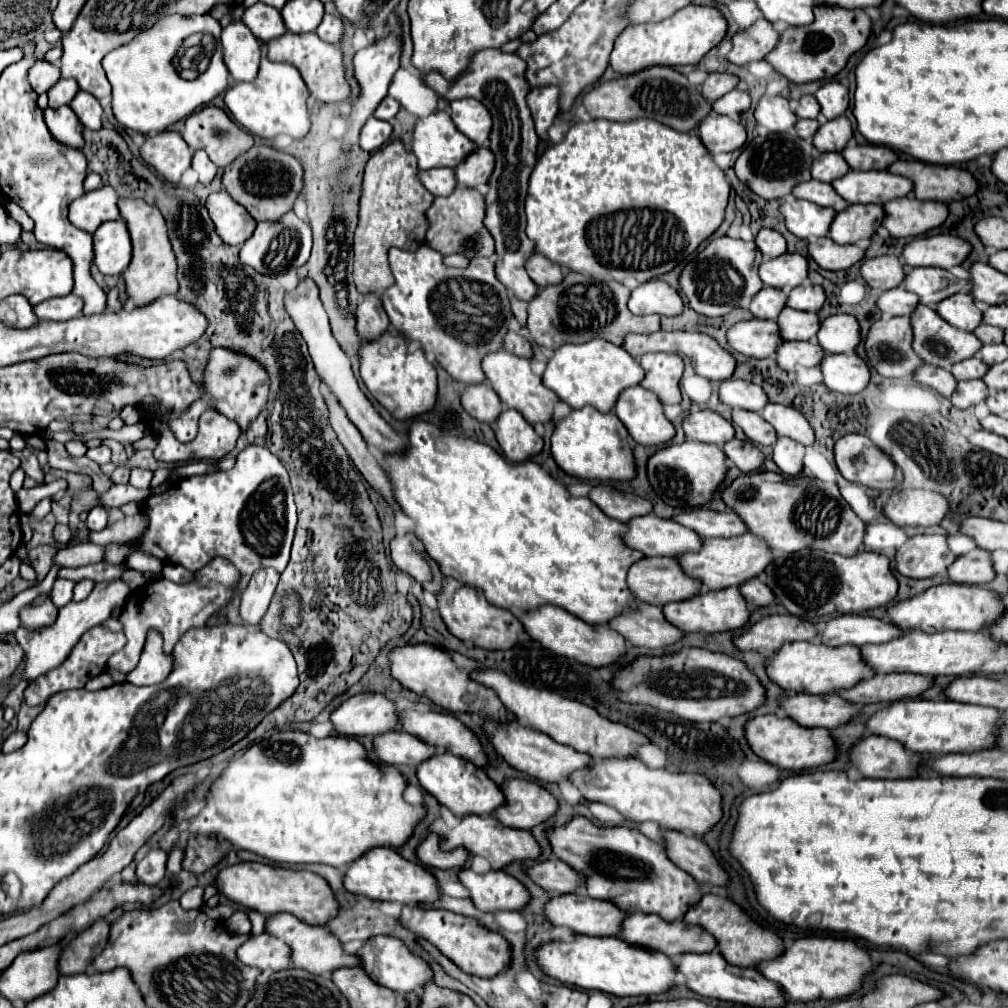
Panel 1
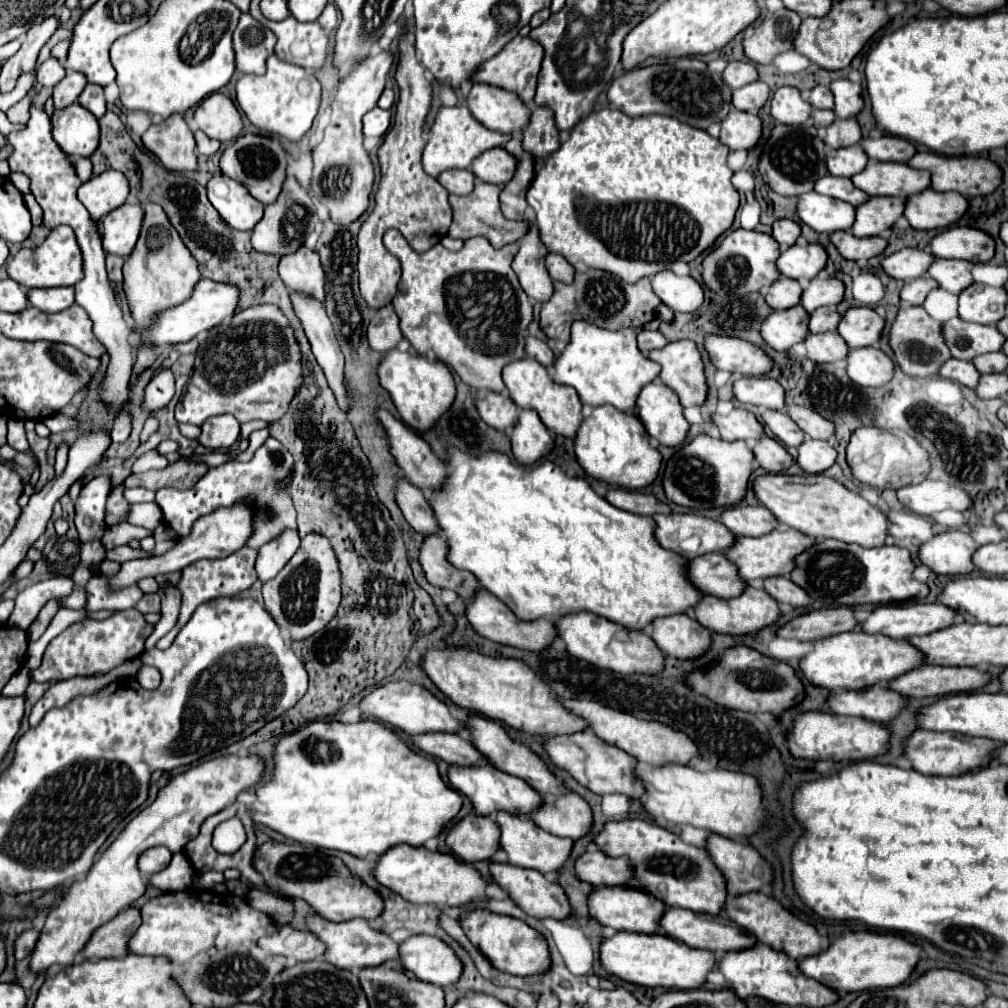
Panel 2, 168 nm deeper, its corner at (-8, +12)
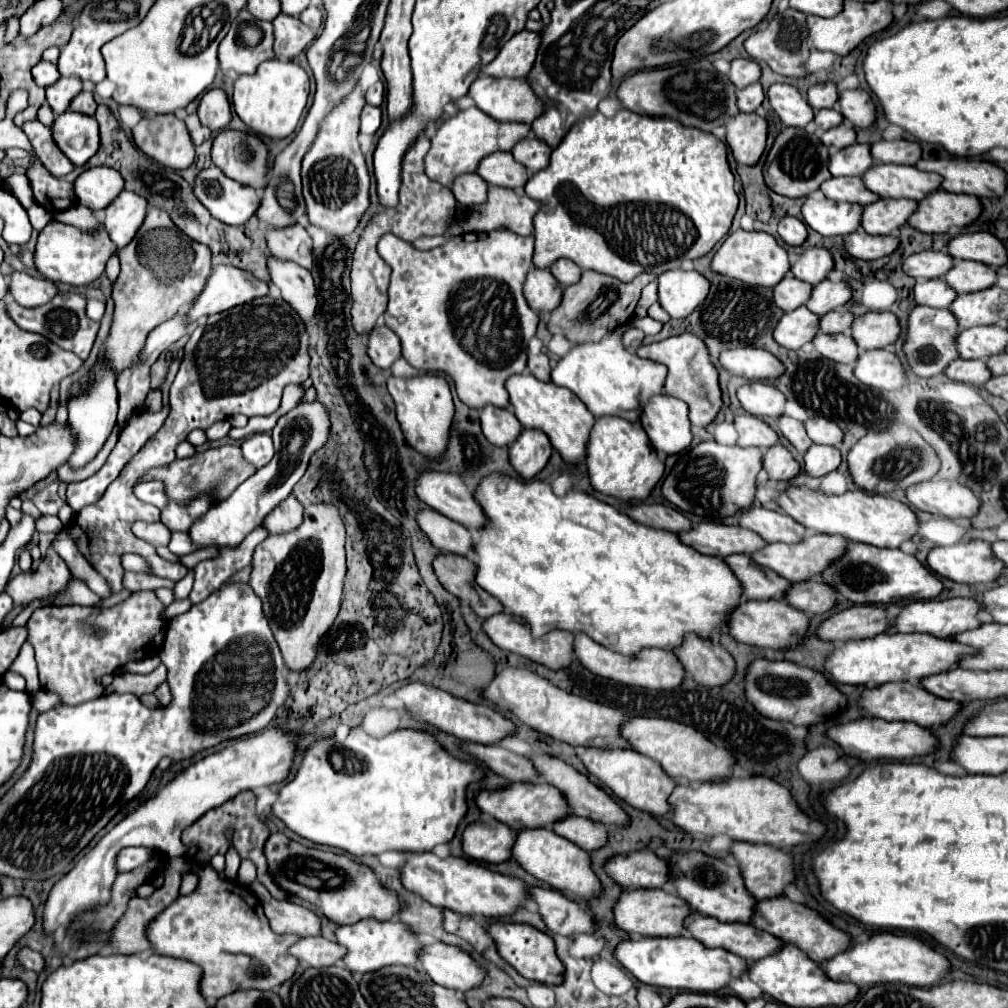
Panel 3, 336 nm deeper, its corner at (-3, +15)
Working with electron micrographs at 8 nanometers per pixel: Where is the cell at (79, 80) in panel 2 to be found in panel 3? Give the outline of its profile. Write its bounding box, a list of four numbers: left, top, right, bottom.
[47,78,81,114]

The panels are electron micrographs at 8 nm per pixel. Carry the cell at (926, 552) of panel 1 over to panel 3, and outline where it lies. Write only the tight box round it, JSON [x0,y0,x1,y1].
[927,540,1003,584]

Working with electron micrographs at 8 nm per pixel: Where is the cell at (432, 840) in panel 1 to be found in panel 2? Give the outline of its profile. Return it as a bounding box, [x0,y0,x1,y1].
[446,813,500,863]

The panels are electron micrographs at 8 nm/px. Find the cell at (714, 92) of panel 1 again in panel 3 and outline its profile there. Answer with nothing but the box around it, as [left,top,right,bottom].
[727,60,761,88]

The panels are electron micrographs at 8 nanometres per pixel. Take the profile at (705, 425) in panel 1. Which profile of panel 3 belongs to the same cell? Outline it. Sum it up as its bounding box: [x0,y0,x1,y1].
[735,414,779,448]

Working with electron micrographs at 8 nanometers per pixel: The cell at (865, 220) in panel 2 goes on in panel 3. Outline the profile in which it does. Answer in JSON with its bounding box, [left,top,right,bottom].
[861,198,917,234]

